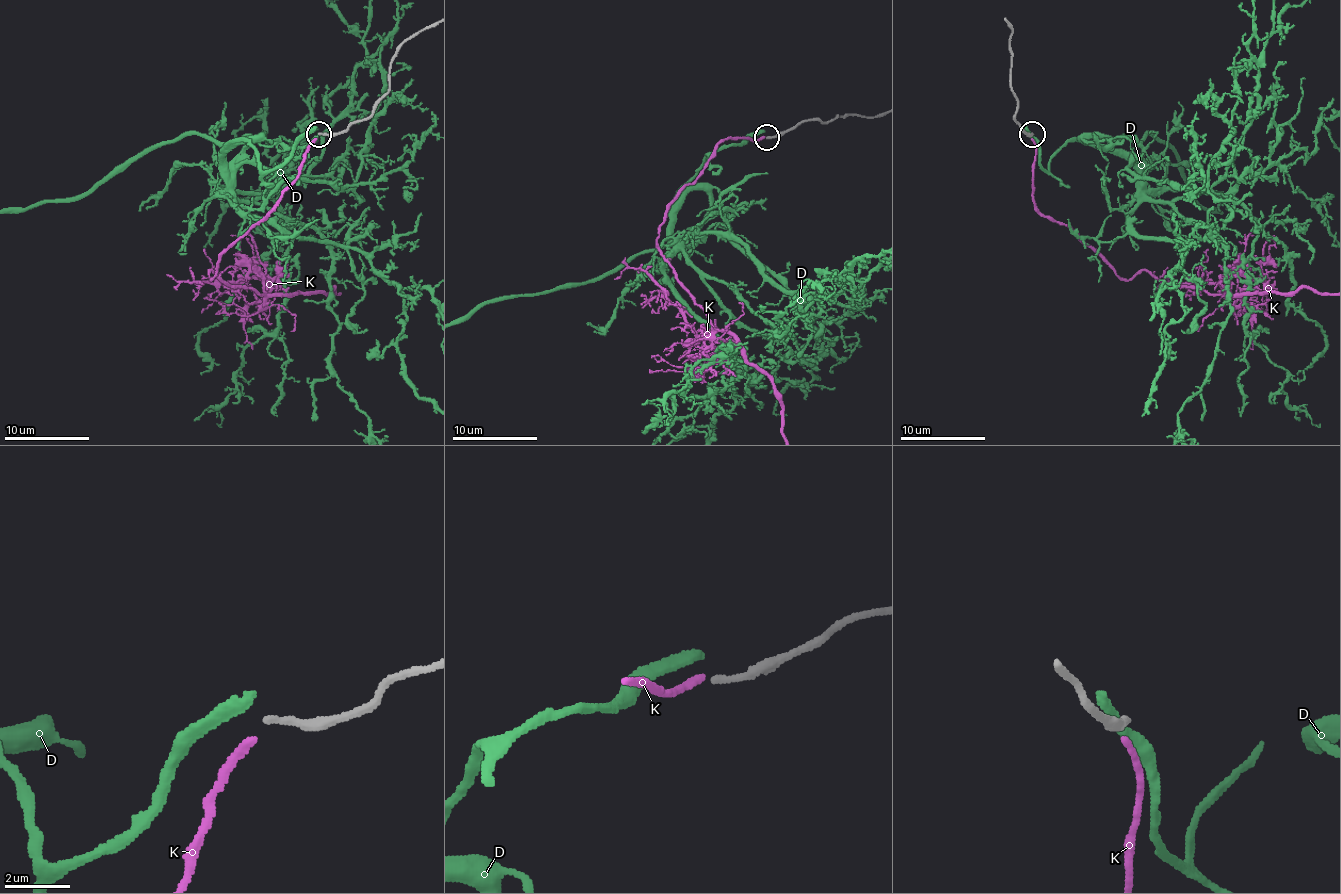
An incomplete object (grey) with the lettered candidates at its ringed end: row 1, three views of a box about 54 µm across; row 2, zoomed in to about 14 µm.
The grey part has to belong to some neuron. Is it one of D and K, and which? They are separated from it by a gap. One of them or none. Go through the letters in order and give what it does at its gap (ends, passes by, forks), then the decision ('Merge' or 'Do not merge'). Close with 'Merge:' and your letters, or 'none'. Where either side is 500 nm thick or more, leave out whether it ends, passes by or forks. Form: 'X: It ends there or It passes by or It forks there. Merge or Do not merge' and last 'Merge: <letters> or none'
D: It ends there. Do not merge
K: It ends there. Do not merge
Merge: none

